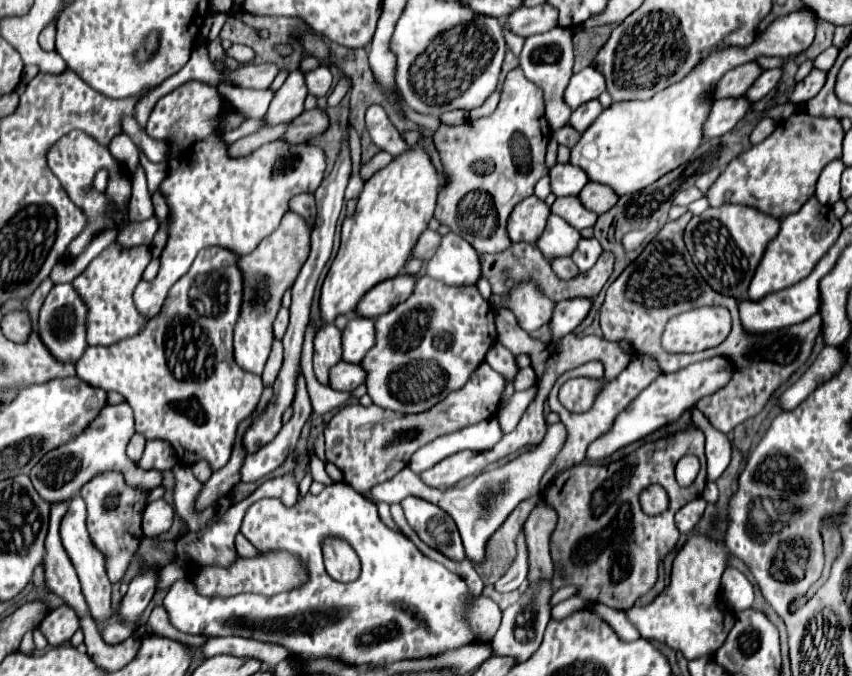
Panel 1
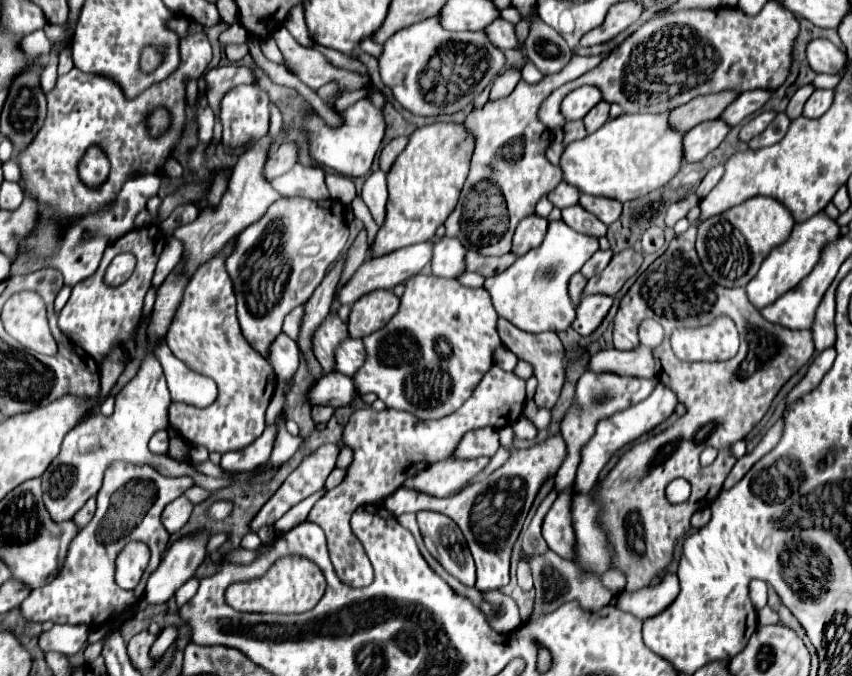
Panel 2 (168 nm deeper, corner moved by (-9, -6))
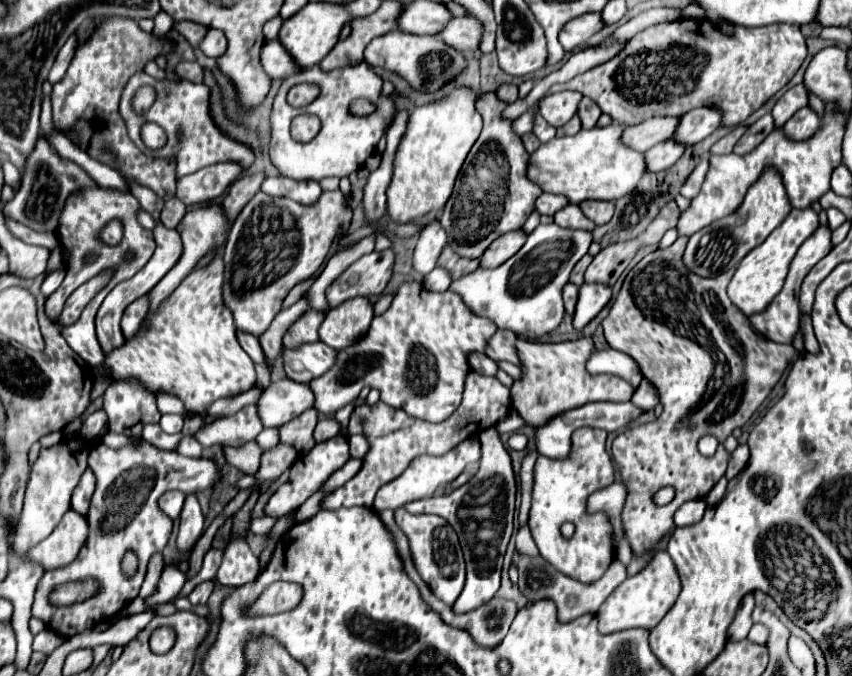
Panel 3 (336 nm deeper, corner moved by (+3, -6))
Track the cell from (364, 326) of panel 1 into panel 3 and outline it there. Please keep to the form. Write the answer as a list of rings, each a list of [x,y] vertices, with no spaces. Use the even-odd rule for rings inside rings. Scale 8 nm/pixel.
[[[324,342],[302,344],[298,350],[284,350],[284,368],[290,380],[310,382],[326,374],[336,362],[338,350]]]

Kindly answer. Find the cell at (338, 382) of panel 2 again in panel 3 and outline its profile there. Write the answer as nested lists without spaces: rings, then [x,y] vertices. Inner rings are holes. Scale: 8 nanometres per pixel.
[[[276,380],[272,382],[258,400],[258,414],[266,428],[280,428],[292,418],[300,416],[304,410],[314,406],[314,392],[308,384],[294,380]]]

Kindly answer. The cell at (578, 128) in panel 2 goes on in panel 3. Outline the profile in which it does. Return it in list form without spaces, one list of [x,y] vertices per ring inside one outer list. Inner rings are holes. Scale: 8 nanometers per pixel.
[[[574,116],[570,122],[566,122],[564,126],[560,126],[556,136],[572,136],[576,132],[580,132],[580,118],[578,116]]]

